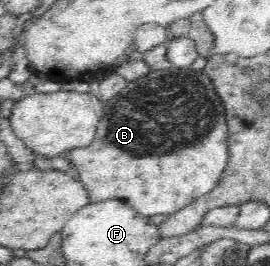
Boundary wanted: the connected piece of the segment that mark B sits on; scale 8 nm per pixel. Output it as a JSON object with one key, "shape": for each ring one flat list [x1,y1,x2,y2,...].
{"shape":[[173,67,167,70,152,70,148,75,129,82,127,87,113,101,109,101,105,105,107,105,105,115,101,117,101,123,99,123,99,129,97,129,97,139,93,141,93,145,83,147,83,149,72,149,67,153,70,162,73,163,73,167,79,173,79,181,87,187,87,193,89,193,93,203,107,201,108,199,120,199,131,202,137,212,144,216,171,215,183,209,185,205,189,205,194,199,211,192,217,186,223,171,226,169,229,157,228,125,225,107,221,102,221,98,219,98,211,79,203,71,192,71,190,67,187,69]]}

